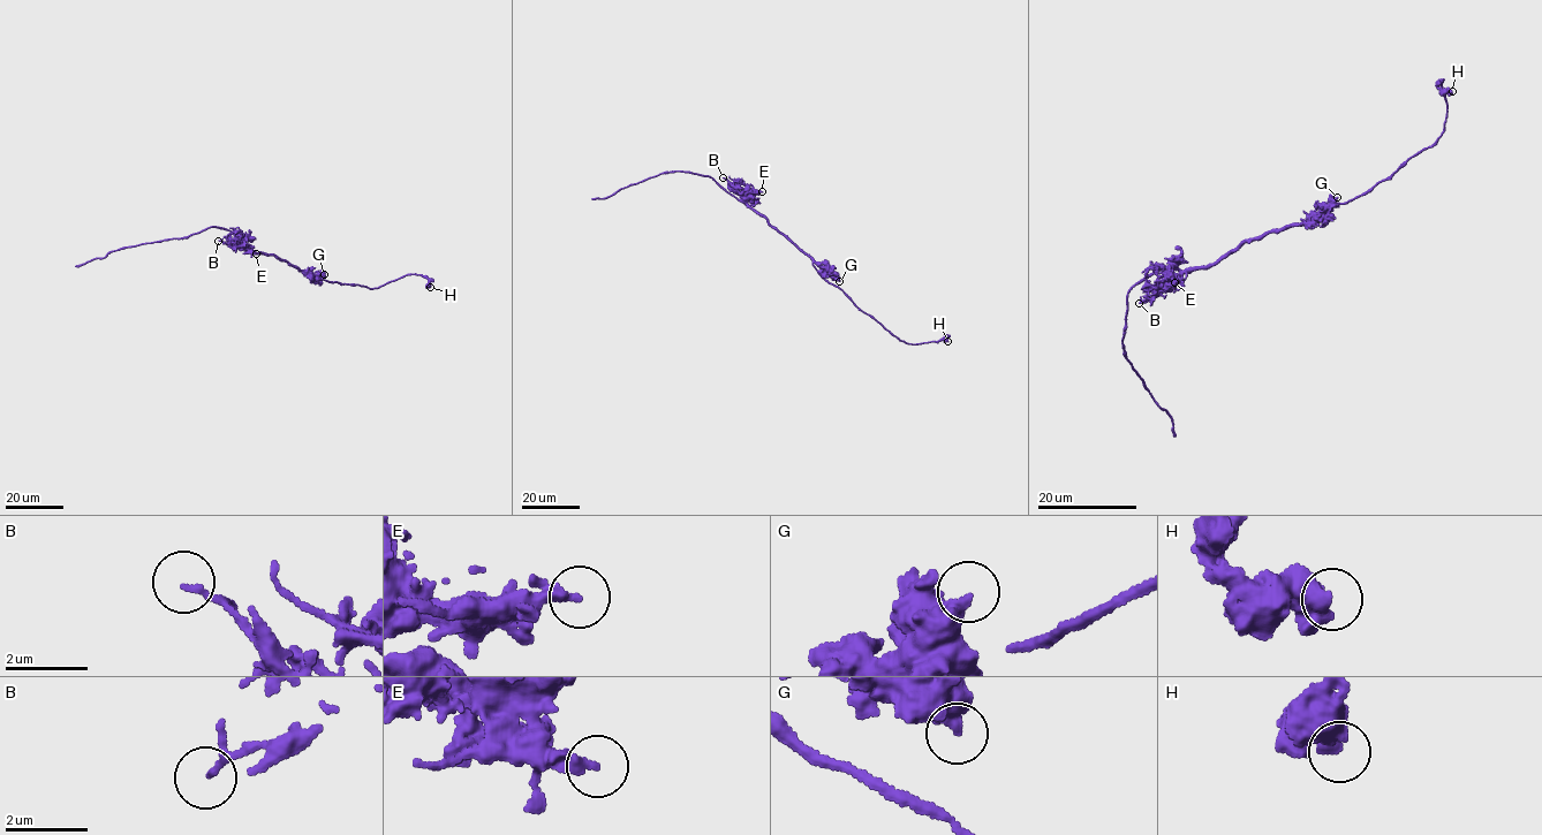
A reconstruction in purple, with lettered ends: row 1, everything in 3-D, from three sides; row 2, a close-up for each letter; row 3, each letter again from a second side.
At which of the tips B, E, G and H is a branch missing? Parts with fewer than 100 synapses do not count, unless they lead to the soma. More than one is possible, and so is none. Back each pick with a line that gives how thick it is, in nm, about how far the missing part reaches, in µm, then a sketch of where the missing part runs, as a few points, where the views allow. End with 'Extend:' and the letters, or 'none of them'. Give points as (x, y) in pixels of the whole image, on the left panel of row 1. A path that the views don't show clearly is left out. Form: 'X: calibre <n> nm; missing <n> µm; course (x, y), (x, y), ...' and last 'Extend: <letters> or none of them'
Extend: none of them

